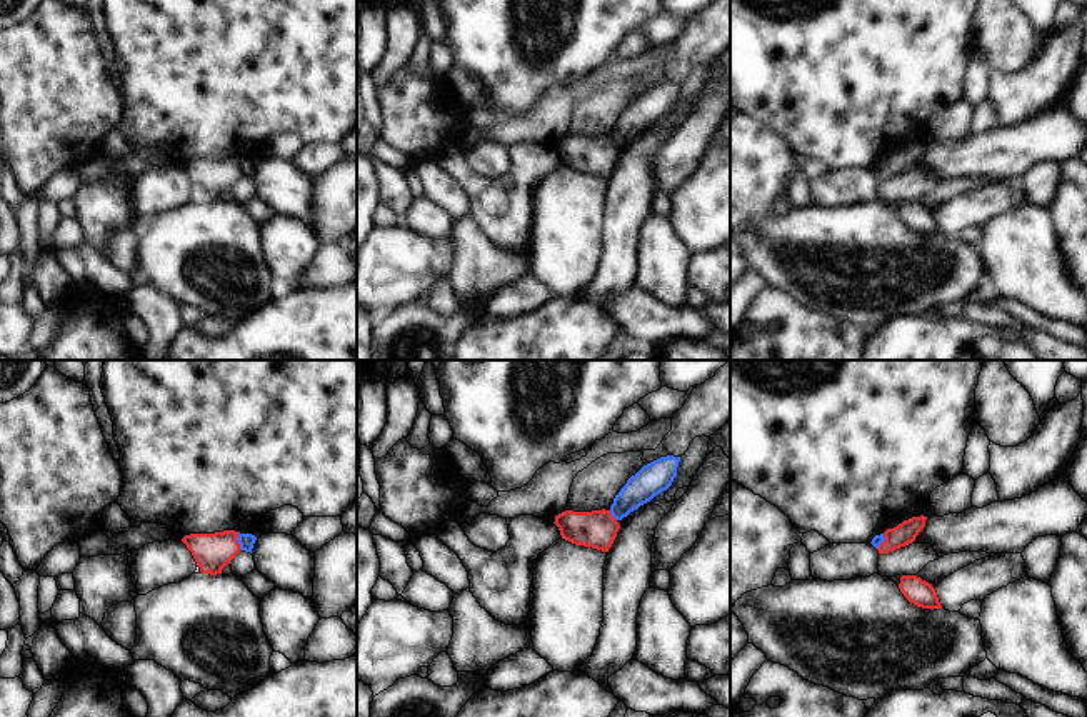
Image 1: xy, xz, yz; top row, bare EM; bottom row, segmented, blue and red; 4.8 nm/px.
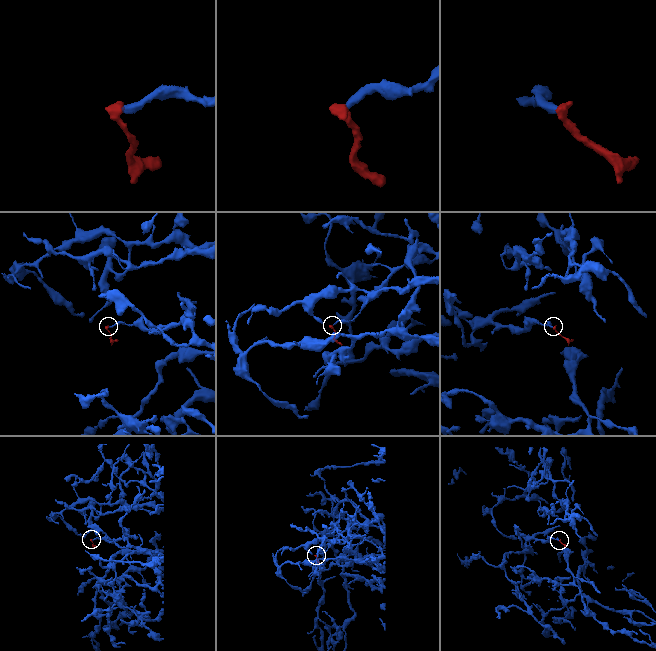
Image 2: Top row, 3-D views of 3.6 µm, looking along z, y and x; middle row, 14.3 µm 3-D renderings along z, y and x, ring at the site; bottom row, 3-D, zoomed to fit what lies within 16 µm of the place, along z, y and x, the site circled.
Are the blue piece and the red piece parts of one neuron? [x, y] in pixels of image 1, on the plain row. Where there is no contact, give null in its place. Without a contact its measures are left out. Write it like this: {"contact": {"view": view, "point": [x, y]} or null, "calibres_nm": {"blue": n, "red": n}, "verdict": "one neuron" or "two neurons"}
{"contact": {"view": "xy", "point": [237, 165]}, "calibres_nm": {"blue": 70, "red": 180}, "verdict": "two neurons"}

